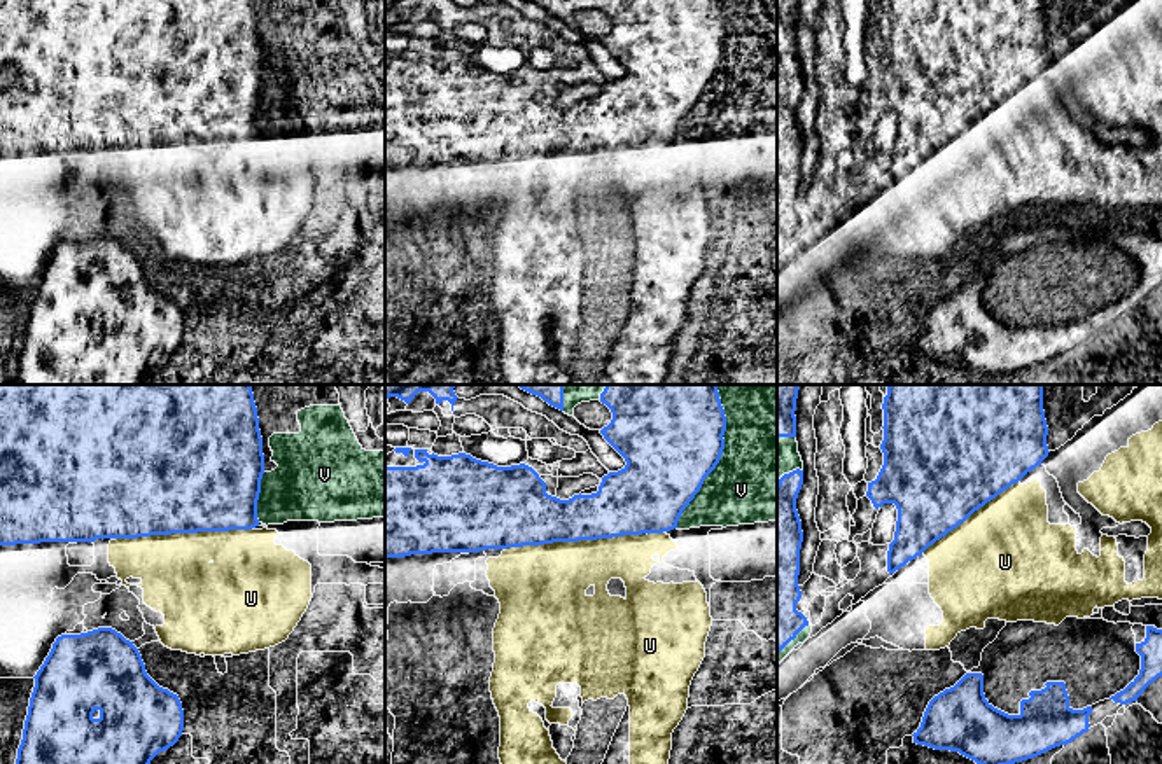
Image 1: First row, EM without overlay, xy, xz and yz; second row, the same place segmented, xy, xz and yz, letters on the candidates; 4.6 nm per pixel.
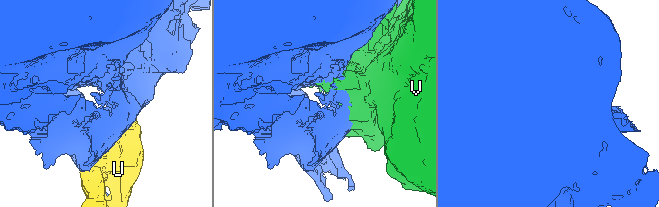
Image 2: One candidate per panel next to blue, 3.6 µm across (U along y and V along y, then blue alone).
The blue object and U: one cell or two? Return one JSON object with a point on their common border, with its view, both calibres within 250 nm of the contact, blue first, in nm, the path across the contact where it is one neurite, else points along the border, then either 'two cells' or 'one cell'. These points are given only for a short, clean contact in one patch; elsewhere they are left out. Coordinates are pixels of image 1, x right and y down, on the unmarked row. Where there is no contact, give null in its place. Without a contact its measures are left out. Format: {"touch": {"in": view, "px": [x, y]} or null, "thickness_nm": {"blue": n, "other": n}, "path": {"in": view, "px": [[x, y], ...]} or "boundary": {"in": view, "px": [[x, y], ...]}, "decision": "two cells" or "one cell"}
{"touch": {"in": "xz", "px": [583, 147]}, "thickness_nm": {"blue": 280, "other": 340}, "decision": "one cell"}

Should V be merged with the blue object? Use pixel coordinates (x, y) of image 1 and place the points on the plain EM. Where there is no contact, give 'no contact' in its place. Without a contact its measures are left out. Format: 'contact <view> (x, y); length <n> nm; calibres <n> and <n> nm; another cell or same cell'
contact xz (720, 67); length 650 nm; calibres 460 and 480 nm; another cell

